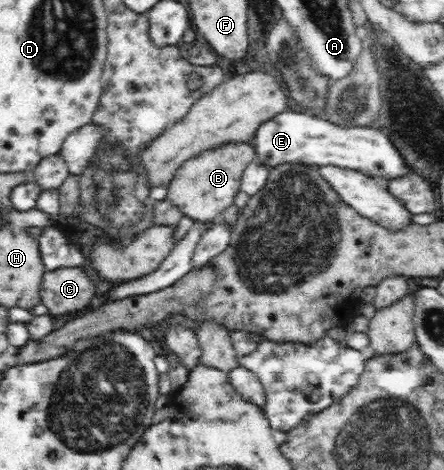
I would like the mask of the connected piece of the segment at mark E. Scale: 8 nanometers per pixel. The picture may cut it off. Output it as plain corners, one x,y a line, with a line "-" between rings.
291,109
279,112
271,120
260,124
251,142
255,146
256,161
270,169
284,163
334,166
361,172
381,182
412,173
402,154
382,131
369,126
338,126
318,116
308,116

